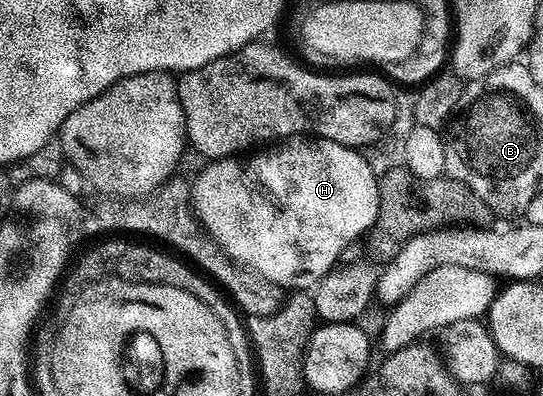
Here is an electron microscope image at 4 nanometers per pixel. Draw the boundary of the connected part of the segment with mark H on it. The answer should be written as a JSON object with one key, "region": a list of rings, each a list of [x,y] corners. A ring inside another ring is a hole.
{"region":[[[287,138],[267,147],[265,150],[258,150],[250,155],[245,158],[227,158],[207,163],[205,165],[207,168],[198,177],[193,177],[192,180],[194,211],[198,219],[201,220],[203,228],[209,232],[210,237],[243,268],[251,268],[254,272],[264,274],[264,278],[268,278],[268,282],[277,284],[282,290],[313,289],[329,272],[335,270],[344,248],[352,243],[361,241],[366,233],[369,232],[370,227],[376,222],[376,214],[378,213],[378,177],[375,176],[372,166],[368,166],[365,155],[359,149],[349,148],[340,142],[332,142],[331,140]]]}

